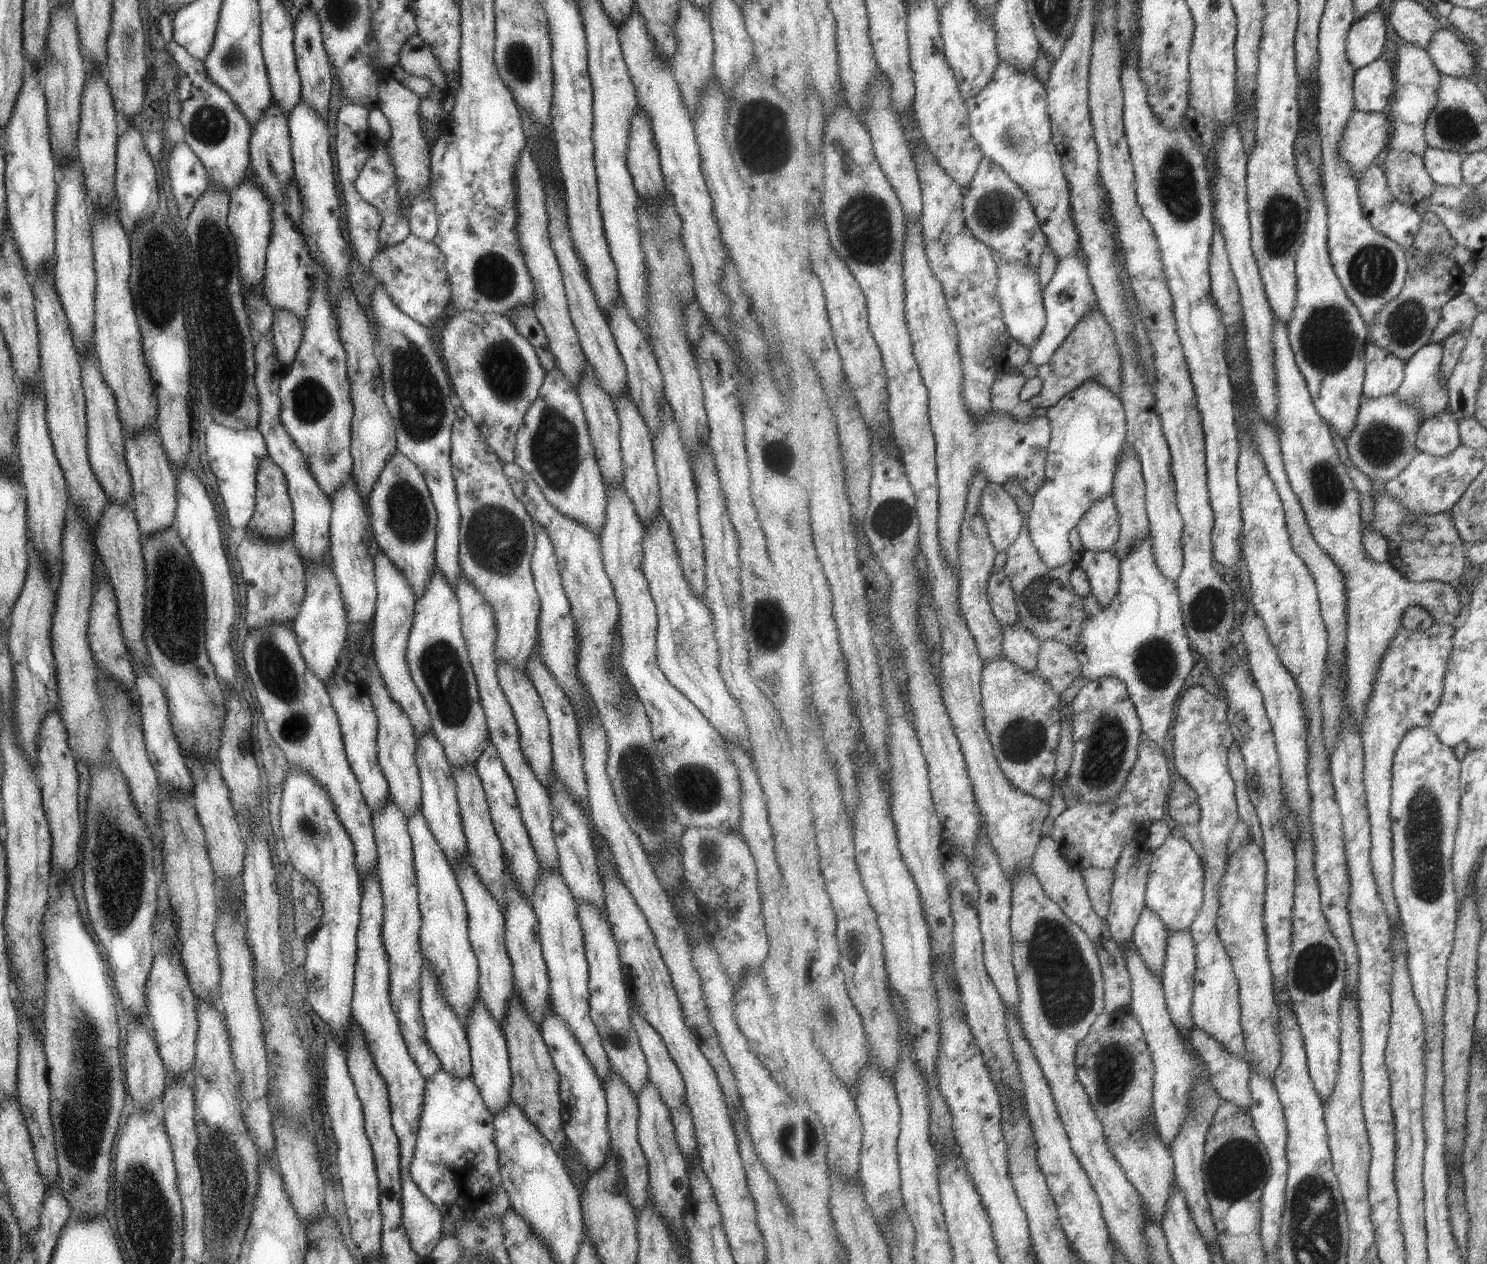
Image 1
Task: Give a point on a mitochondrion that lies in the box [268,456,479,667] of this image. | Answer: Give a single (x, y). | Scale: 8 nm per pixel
(408, 515)

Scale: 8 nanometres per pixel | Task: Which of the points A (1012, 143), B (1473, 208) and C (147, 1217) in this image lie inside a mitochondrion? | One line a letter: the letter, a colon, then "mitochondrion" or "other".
A: mitochondrion
B: mitochondrion
C: mitochondrion

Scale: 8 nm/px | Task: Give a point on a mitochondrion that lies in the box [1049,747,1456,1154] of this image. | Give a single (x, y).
(1422, 829)

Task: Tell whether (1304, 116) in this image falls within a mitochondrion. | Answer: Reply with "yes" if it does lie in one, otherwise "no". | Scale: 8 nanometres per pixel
no

